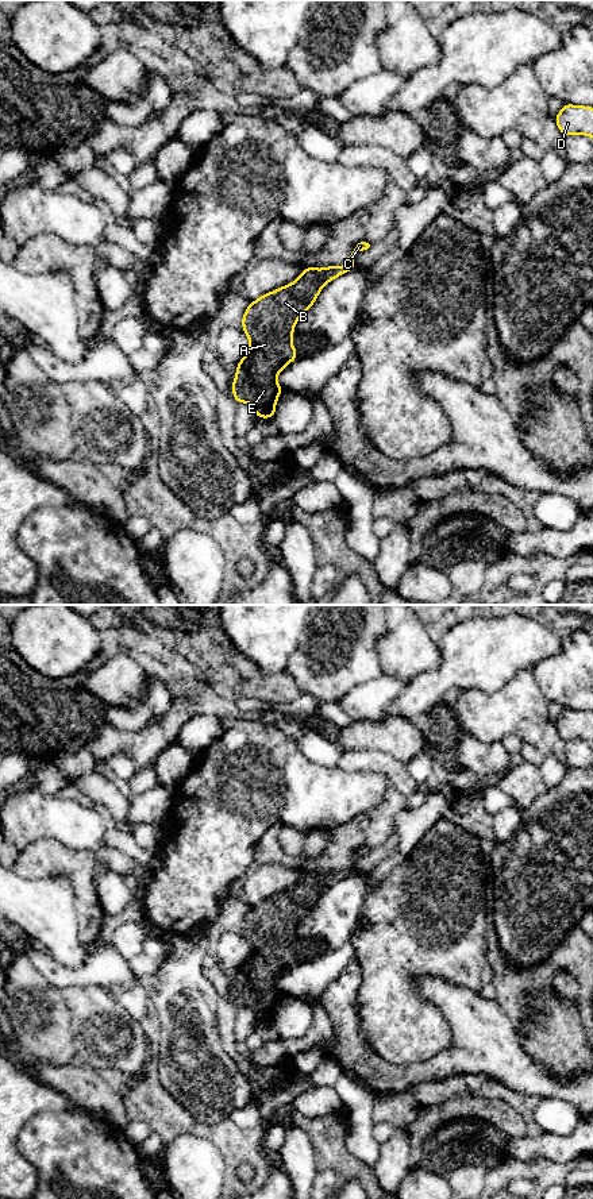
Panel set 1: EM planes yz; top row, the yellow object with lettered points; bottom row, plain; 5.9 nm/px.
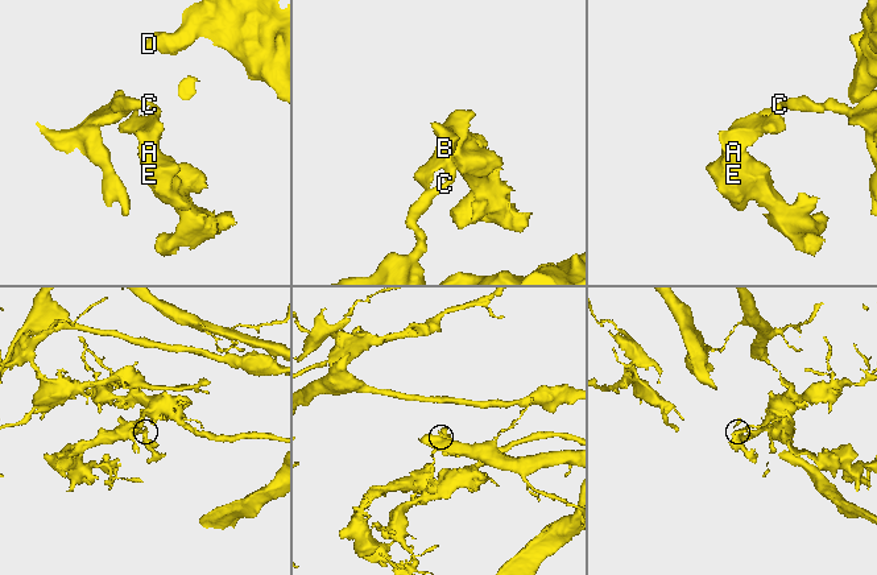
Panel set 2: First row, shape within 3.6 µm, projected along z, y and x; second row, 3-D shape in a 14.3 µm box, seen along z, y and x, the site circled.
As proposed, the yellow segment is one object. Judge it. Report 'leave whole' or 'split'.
split

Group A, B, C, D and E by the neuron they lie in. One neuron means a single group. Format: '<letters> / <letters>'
A B E / C D

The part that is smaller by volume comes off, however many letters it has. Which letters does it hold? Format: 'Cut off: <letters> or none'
Cut off: A, B, E

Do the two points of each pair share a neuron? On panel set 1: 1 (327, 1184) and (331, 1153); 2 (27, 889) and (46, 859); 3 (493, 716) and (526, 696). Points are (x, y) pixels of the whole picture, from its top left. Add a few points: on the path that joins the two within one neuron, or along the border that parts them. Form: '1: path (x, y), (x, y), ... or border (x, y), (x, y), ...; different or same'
1: border (319, 1171), (332, 1169), (339, 1182); different
2: border (14, 871), (34, 879), (65, 879); different
3: path (501, 713), (511, 710), (518, 704); same

